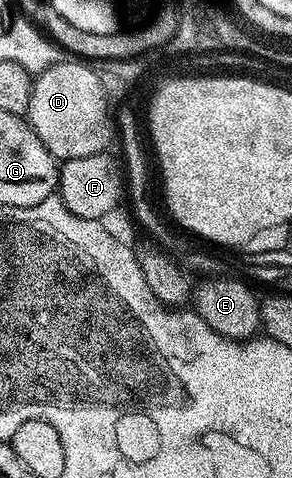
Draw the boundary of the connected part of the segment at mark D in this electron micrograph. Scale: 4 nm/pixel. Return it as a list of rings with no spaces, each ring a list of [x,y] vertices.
[[[53,63],[49,68],[37,73],[28,113],[30,127],[58,162],[107,151],[111,147],[110,124],[112,128],[112,110],[110,114],[106,88],[102,85],[103,77],[97,72],[98,77],[90,69],[93,67],[85,63],[62,63]]]

